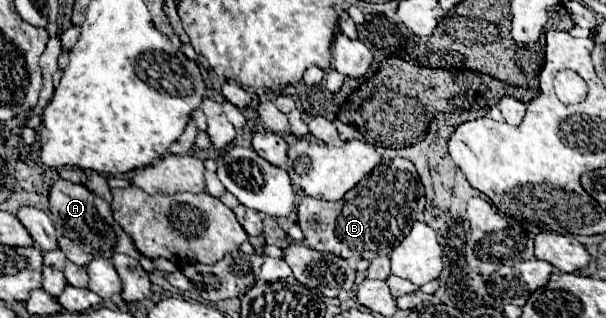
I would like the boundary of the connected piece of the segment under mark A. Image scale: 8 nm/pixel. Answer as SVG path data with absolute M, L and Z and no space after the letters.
M63 179L53 183L49 191L49 211L53 215L57 233L75 241L75 245L79 245L85 253L91 253L93 257L107 257L107 259L111 259L117 253L125 253L135 259L141 257L141 253L133 245L133 239L113 219L113 211L109 203L97 197L95 193L91 193L85 185L77 185Z

